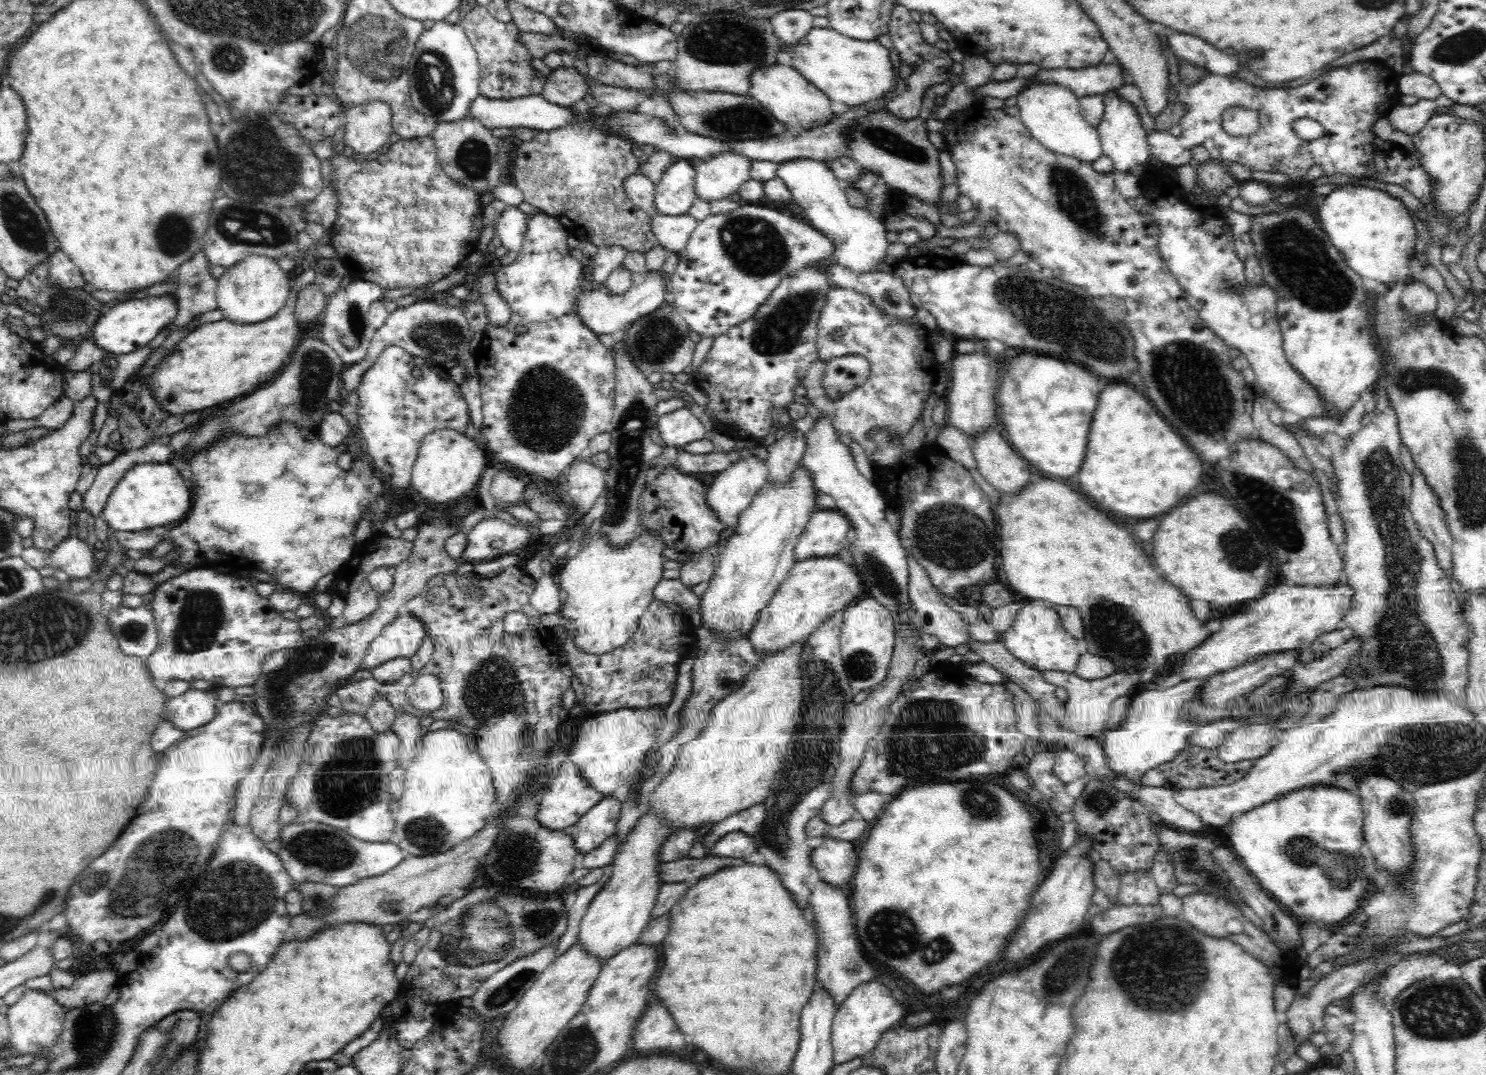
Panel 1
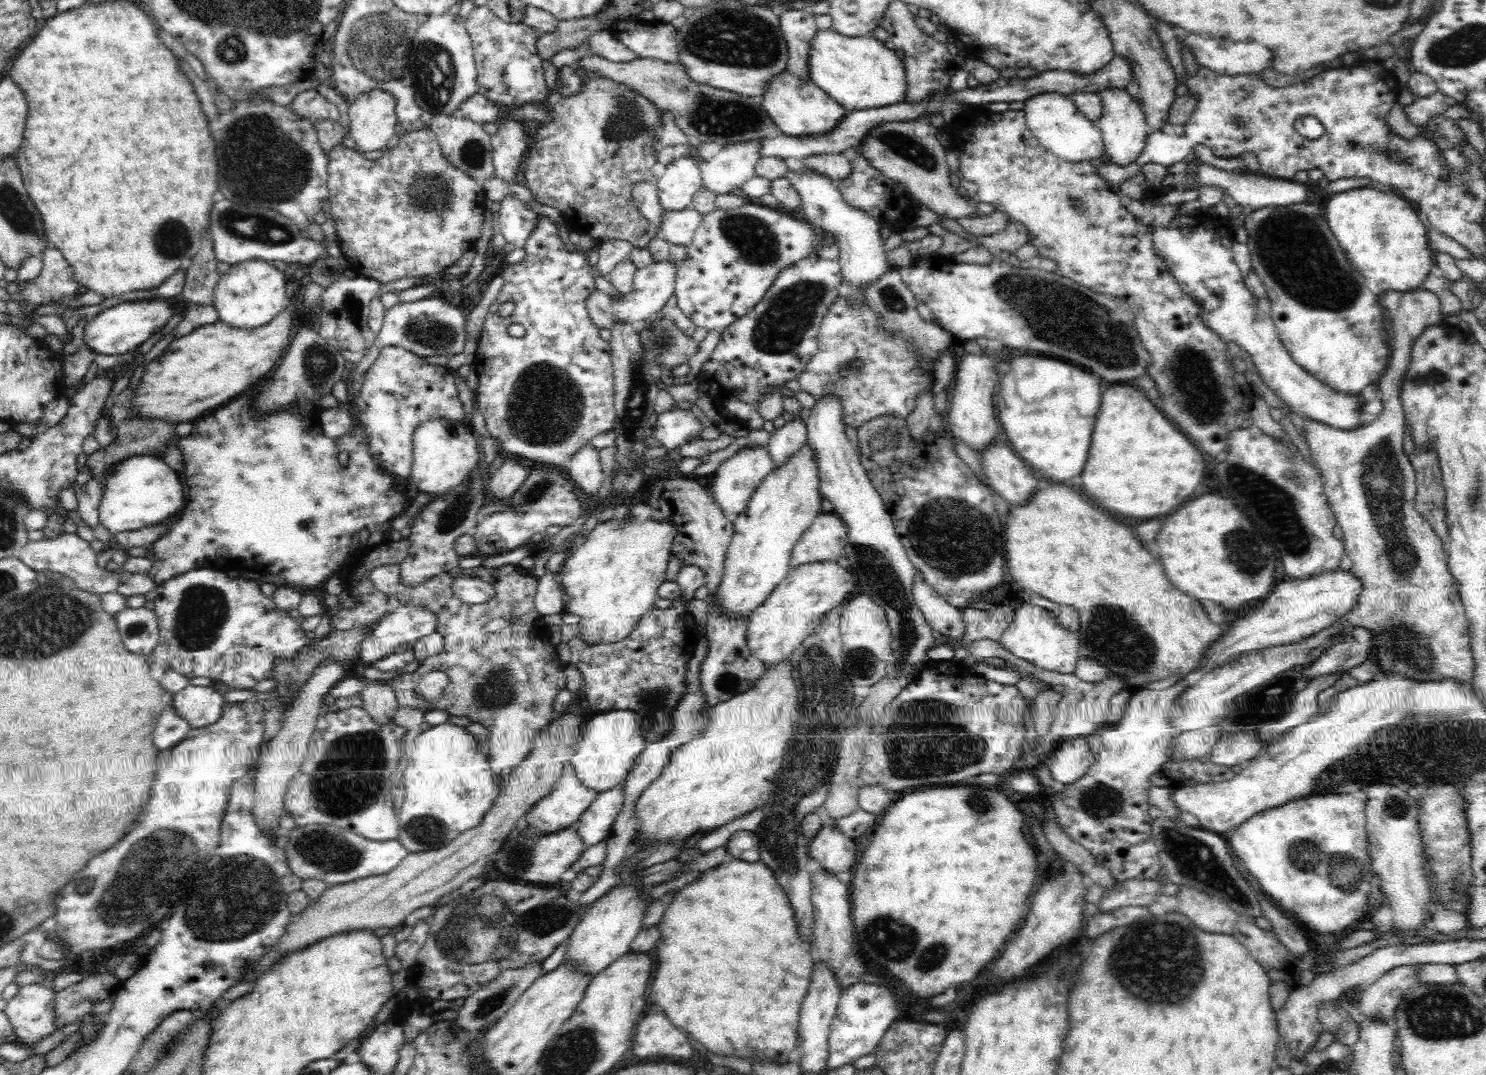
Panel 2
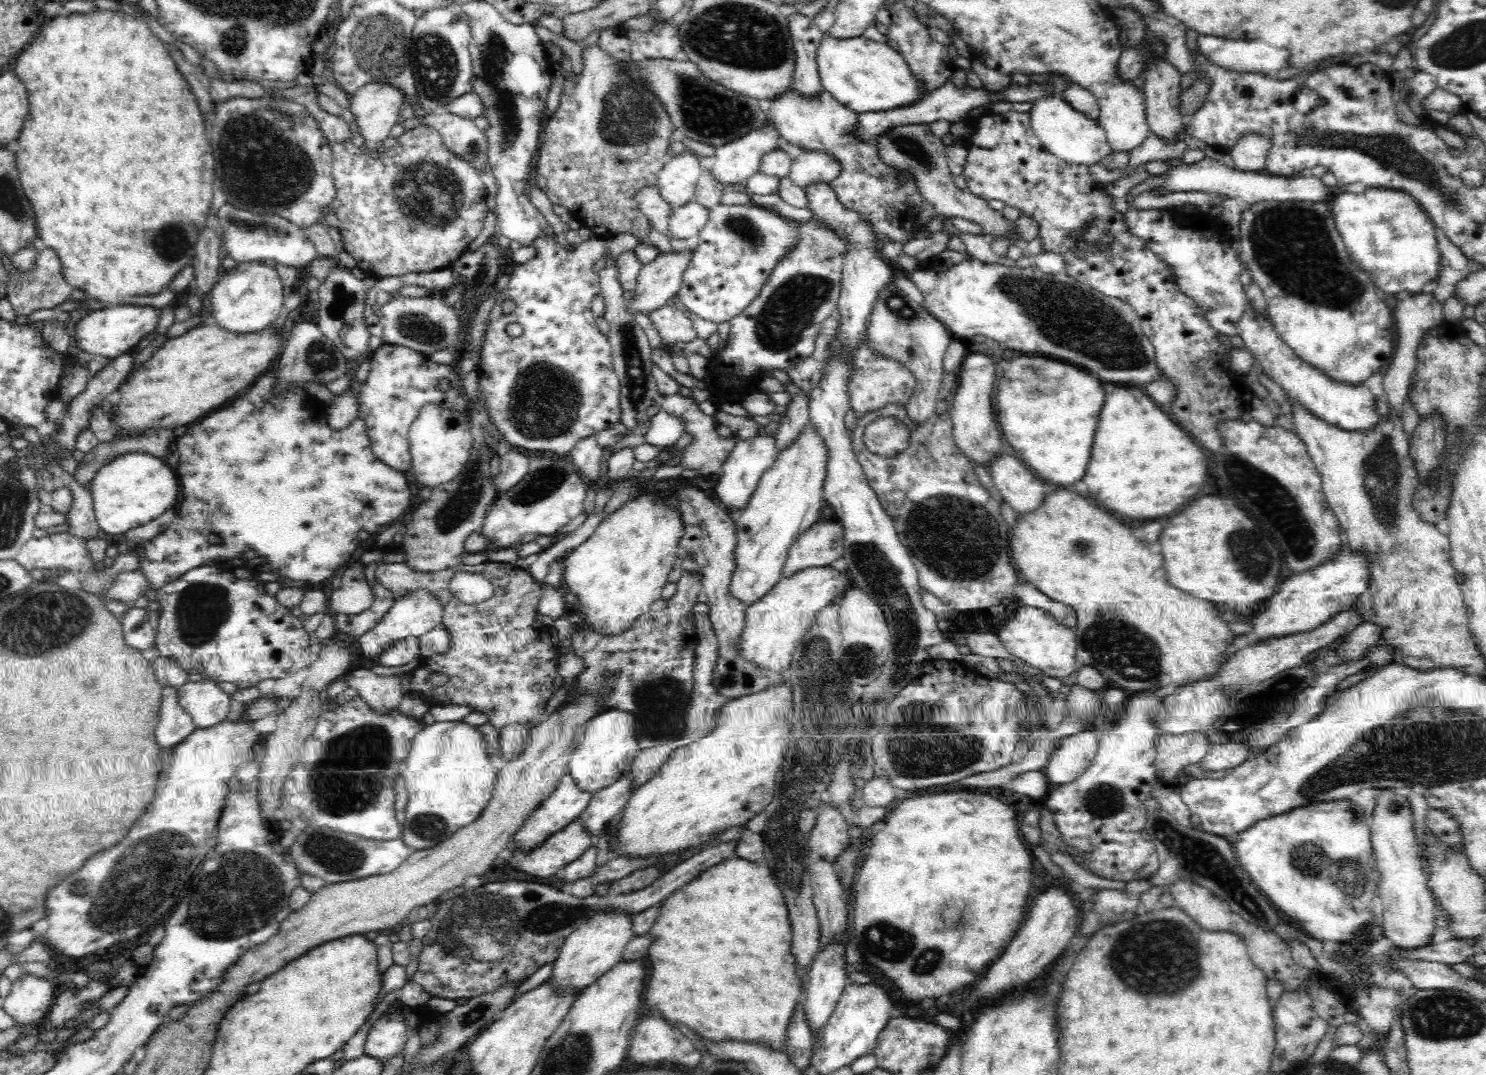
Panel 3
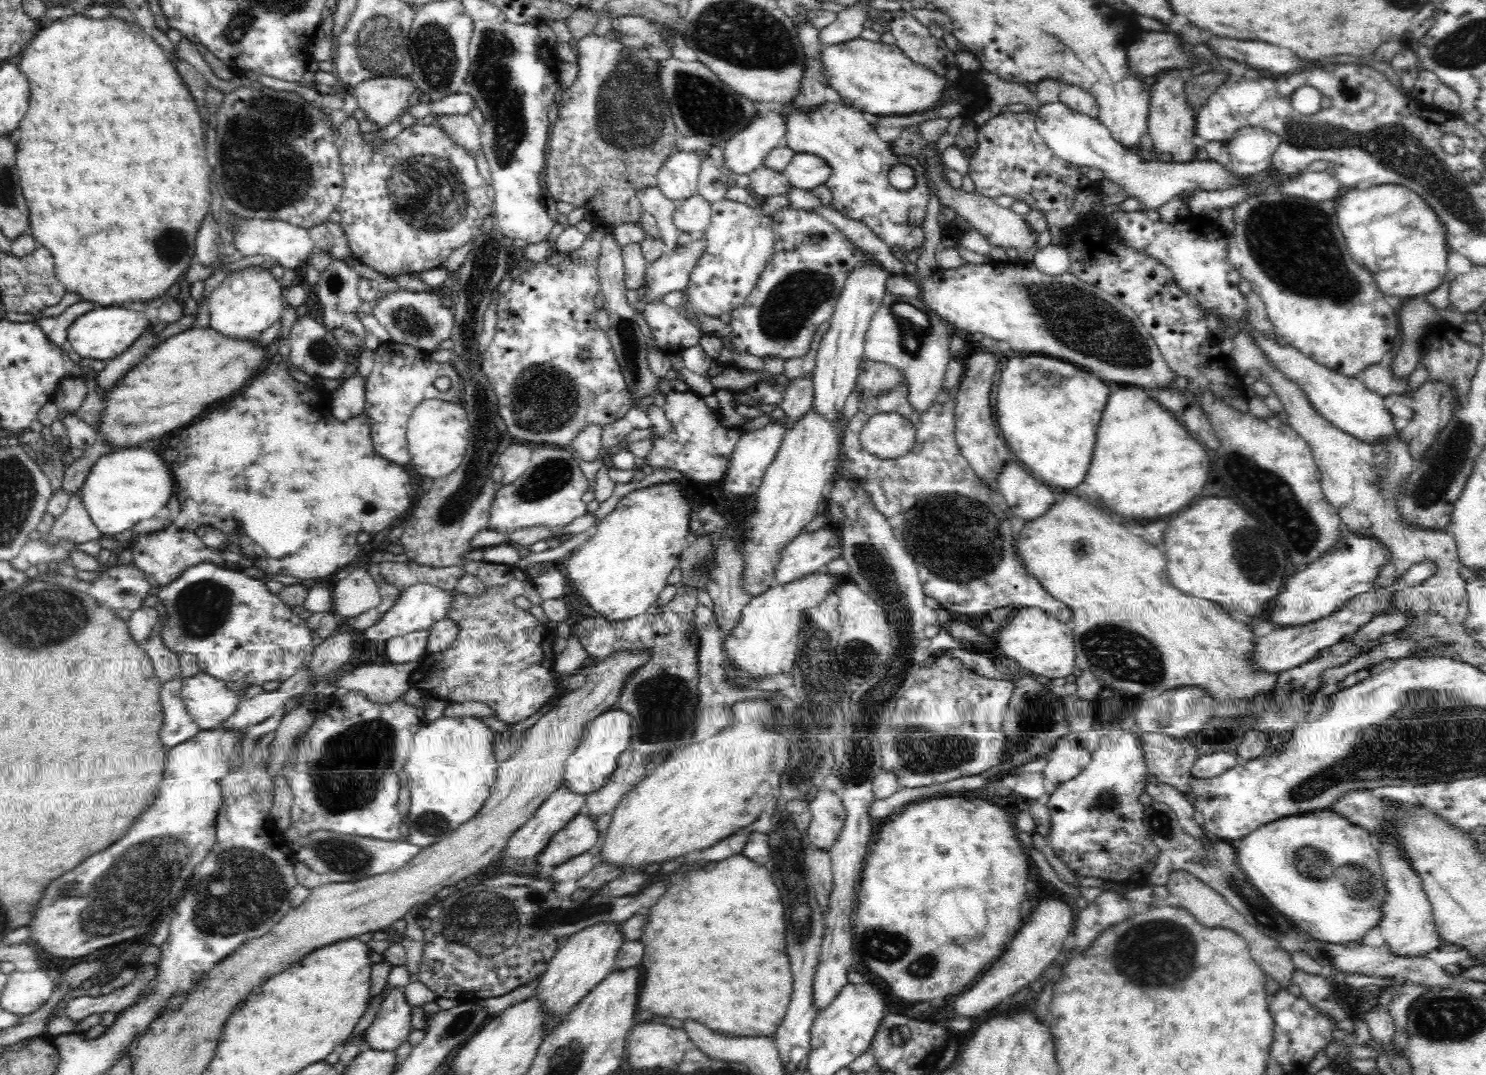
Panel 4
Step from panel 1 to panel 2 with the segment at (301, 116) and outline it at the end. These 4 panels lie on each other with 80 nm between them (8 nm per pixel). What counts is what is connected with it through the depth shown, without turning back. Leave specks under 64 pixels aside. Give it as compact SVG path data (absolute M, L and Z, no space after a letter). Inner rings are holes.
M309 89L298 93L288 105L294 114L318 120L340 120L338 108L317 90Z

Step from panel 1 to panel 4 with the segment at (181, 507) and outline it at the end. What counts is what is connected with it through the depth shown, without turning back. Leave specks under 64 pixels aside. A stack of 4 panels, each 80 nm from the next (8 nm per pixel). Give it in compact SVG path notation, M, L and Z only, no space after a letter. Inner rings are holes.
M142 446L120 448L116 452L104 454L90 468L78 495L90 514L92 523L98 527L102 536L112 536L131 530L136 523L149 520L168 504L174 494L174 480L170 470L164 466L160 452L154 454Z

